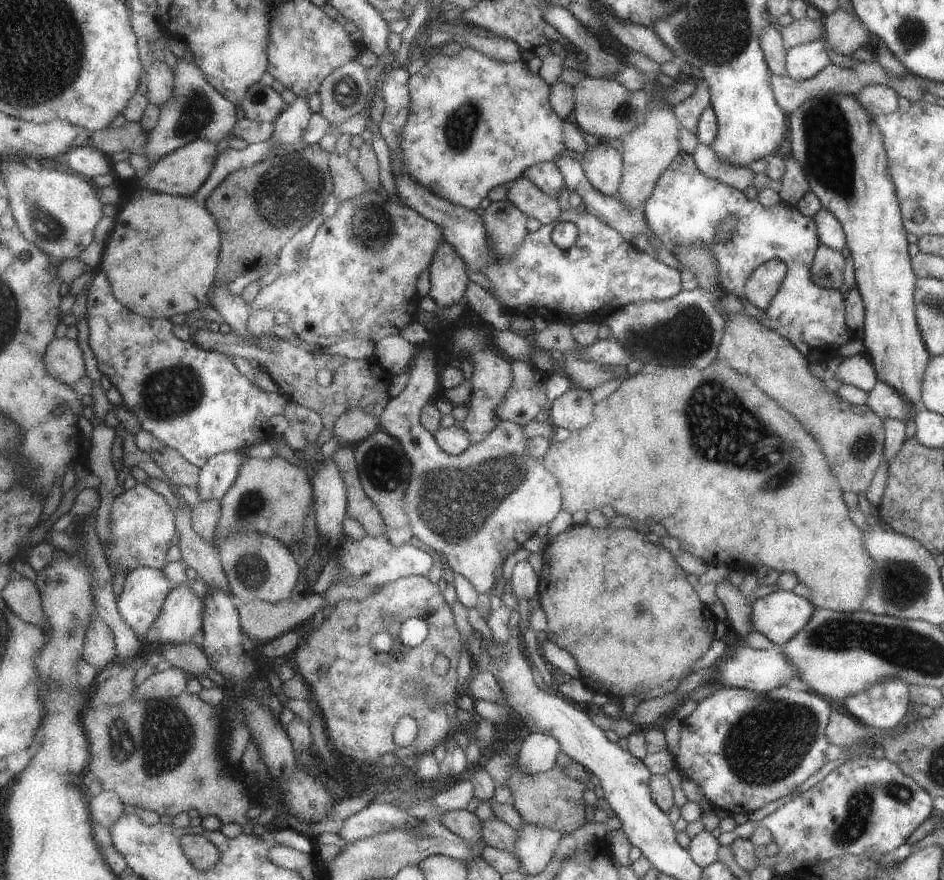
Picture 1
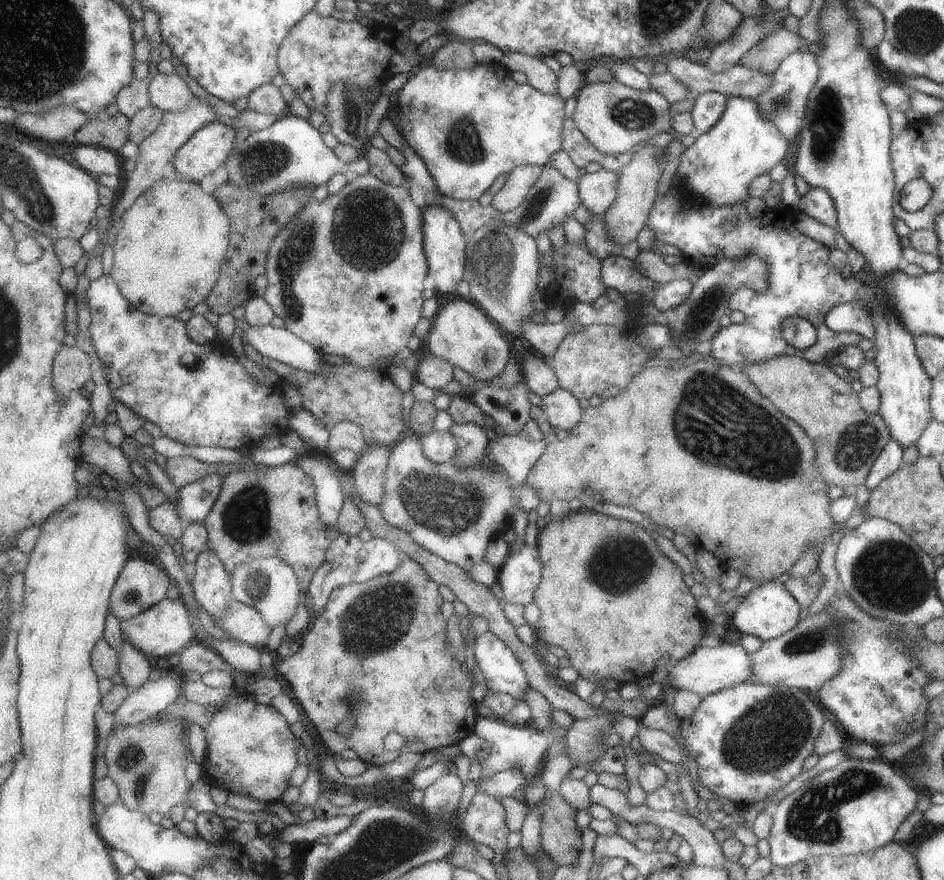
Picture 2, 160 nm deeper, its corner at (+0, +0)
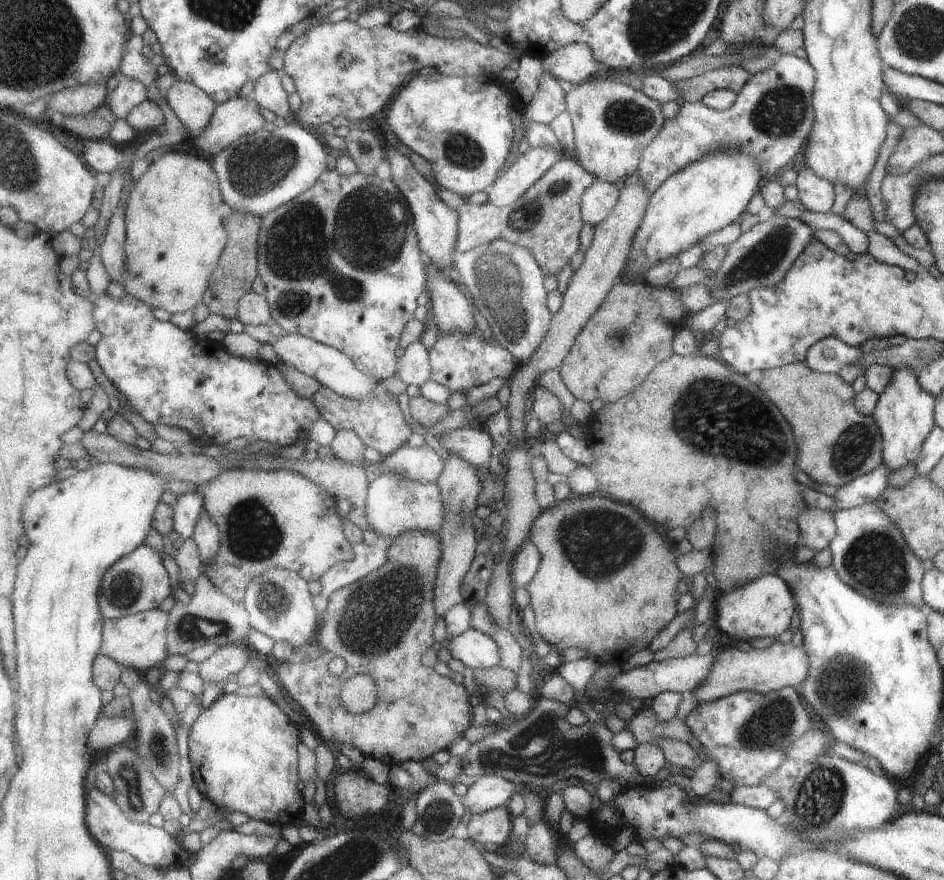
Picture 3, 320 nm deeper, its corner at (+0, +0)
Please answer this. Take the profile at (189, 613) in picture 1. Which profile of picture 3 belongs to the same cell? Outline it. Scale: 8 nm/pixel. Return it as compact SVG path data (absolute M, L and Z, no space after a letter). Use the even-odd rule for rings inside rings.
M153 609L147 612L106 619L102 630L101 655L107 655L123 667L133 667L143 675L151 668L157 668L167 658L169 612Z

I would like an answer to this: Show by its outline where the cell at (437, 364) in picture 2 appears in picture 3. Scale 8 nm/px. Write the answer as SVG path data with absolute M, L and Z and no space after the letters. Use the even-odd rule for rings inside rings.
M416 340L405 348L405 352L398 360L400 380L407 385L422 387L429 379L432 380L432 366L429 350L423 346L421 340Z

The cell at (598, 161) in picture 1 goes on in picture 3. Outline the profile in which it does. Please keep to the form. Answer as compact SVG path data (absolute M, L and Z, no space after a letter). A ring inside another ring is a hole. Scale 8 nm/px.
M597 179L582 198L582 217L595 228L613 212L621 194L621 186Z

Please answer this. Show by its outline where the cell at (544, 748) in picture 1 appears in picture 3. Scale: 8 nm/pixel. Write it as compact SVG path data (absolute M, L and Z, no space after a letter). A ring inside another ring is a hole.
M496 775L478 777L462 796L472 815L508 804L519 790L518 784Z

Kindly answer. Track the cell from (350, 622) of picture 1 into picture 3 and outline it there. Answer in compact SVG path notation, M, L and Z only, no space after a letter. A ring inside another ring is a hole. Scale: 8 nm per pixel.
M409 532L395 537L387 549L385 564L331 594L314 640L316 655L300 663L291 660L281 663L272 675L280 681L280 688L288 692L304 709L314 726L319 728L323 739L337 742L338 746L351 744L363 755L391 766L407 761L423 761L435 756L439 750L447 750L452 746L451 742L469 728L473 708L469 702L469 691L464 684L459 686L451 678L435 672L433 666L423 664L425 652L429 652L429 648L435 644L435 581L442 561L442 542L433 533ZM335 658L342 658L345 662L342 674L331 674L327 668ZM361 673L371 675L377 682L377 706L361 716L351 716L351 712L343 710L340 690L349 677Z

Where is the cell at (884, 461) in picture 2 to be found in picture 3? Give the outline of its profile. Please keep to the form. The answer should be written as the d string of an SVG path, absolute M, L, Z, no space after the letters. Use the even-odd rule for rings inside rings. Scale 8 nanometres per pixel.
M879 464L871 472L850 480L837 487L830 496L835 509L846 509L857 505L873 503L886 488L889 472L883 464Z

